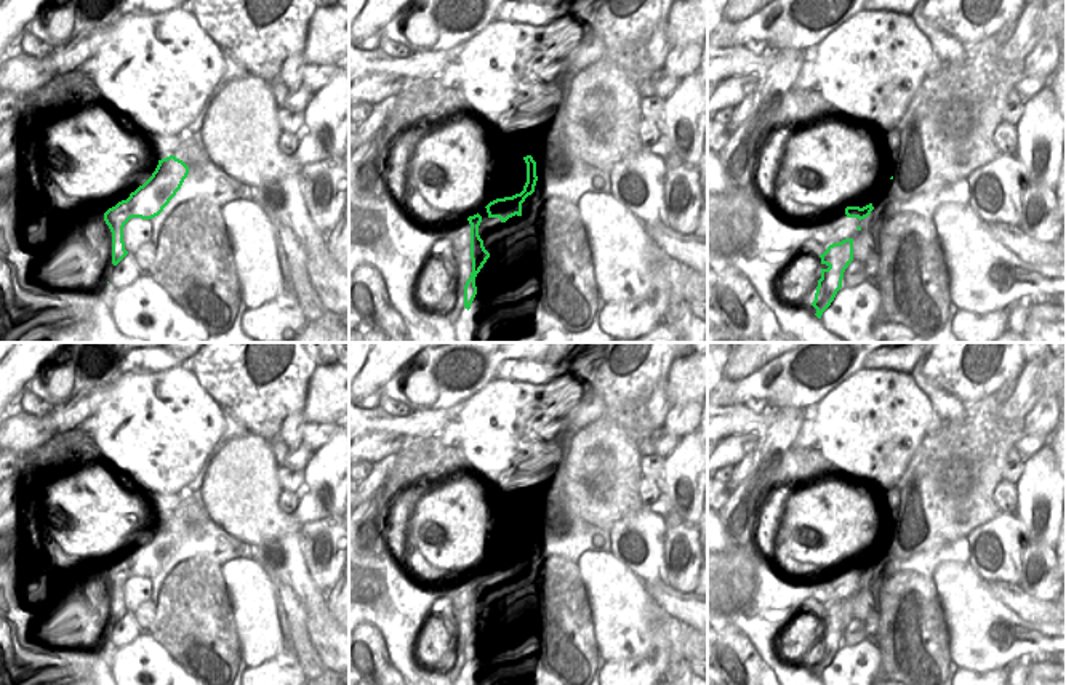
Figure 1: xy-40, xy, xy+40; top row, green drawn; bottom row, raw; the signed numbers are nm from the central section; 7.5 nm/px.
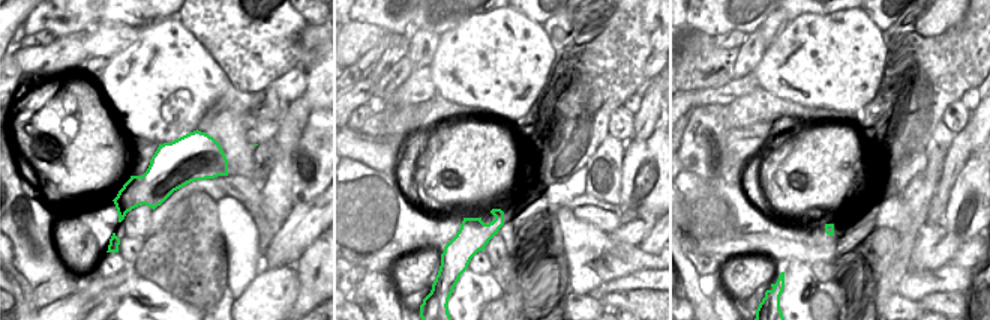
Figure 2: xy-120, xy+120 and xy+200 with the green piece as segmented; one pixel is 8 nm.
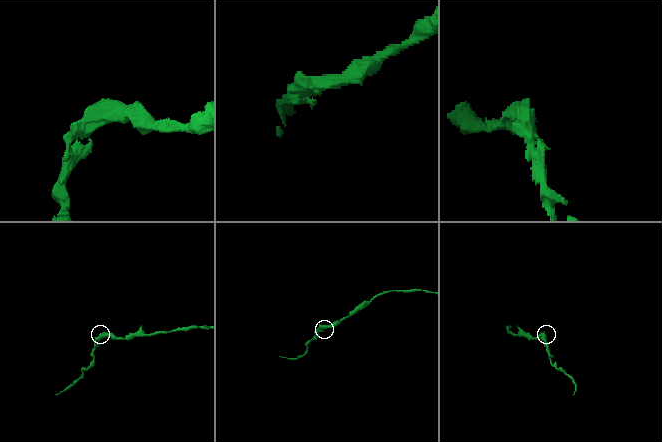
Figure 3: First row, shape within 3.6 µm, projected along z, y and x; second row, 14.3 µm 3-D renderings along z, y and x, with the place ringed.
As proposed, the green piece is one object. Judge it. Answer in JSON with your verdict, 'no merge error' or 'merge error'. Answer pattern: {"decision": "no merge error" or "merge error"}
{"decision": "merge error"}

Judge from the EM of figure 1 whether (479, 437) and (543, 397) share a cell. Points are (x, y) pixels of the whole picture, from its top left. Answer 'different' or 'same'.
same

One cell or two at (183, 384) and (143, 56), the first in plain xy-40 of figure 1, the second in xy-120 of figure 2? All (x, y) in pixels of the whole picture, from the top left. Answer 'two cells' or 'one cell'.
one cell

